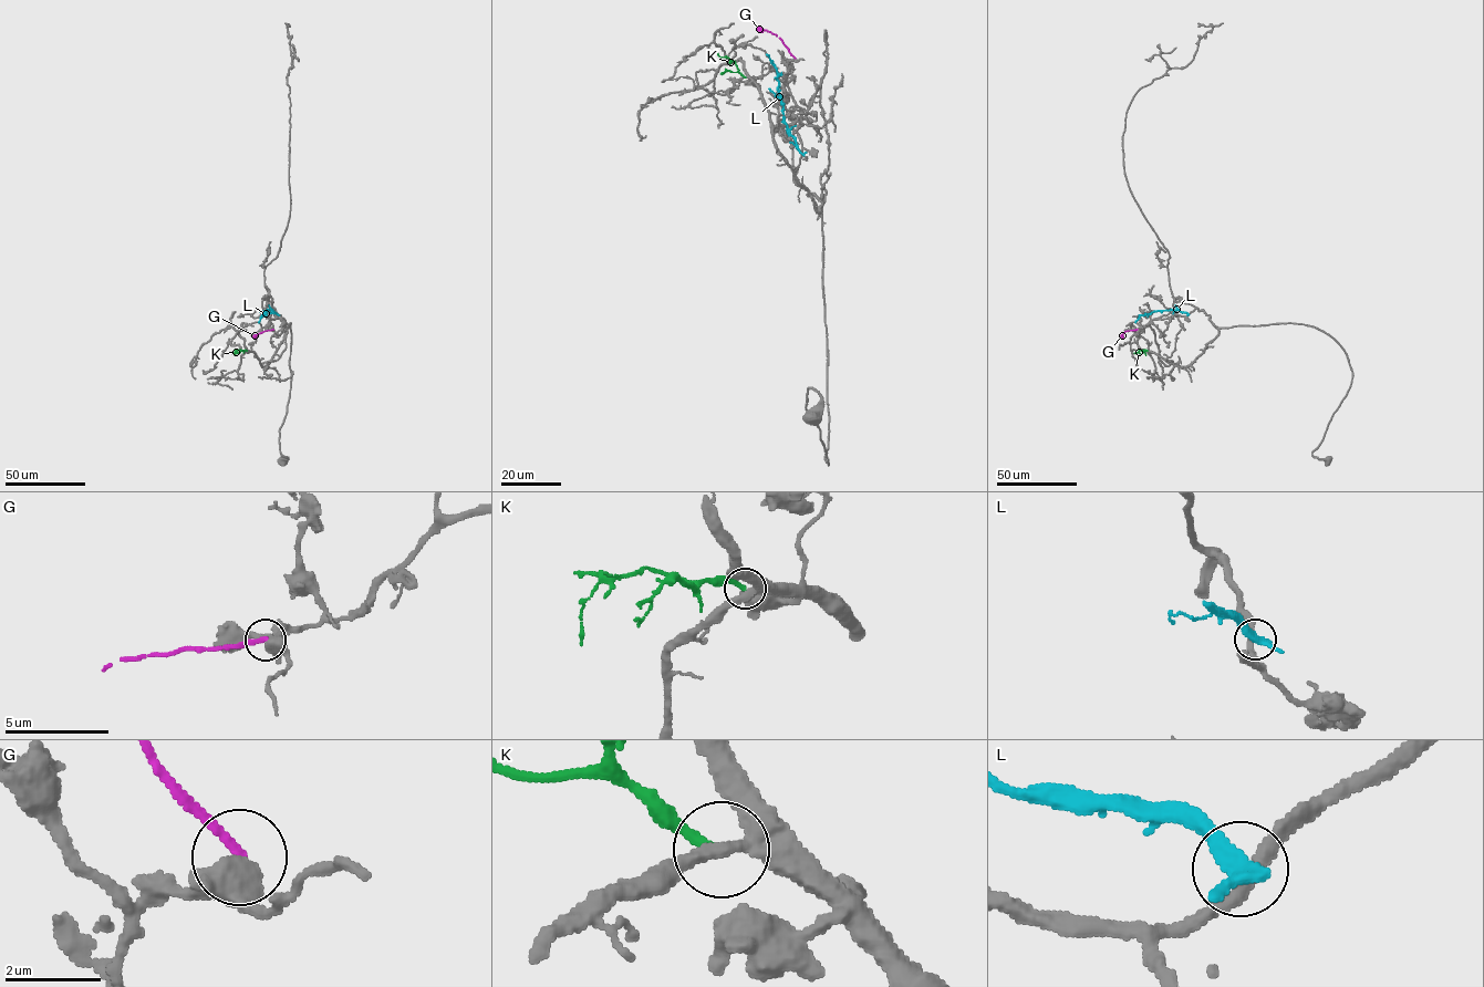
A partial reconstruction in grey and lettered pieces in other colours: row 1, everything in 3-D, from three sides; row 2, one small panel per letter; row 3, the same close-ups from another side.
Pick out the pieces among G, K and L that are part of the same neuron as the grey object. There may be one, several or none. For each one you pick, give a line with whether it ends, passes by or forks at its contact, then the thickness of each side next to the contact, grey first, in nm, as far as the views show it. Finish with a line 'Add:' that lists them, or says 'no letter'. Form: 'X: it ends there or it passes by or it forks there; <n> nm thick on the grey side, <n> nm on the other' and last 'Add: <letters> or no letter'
Add: no letter

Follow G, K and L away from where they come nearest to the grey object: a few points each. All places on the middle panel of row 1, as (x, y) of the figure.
G: (795, 59), (779, 38), (756, 28)
K: (745, 76), (735, 63), (715, 52)
L: (801, 154), (784, 121), (778, 73), (766, 54)

